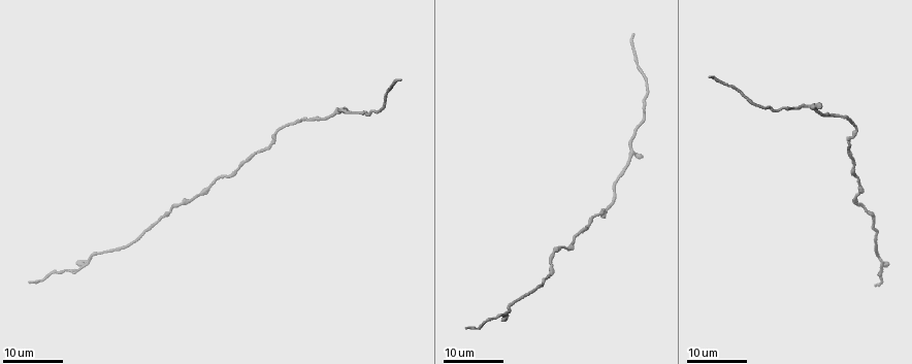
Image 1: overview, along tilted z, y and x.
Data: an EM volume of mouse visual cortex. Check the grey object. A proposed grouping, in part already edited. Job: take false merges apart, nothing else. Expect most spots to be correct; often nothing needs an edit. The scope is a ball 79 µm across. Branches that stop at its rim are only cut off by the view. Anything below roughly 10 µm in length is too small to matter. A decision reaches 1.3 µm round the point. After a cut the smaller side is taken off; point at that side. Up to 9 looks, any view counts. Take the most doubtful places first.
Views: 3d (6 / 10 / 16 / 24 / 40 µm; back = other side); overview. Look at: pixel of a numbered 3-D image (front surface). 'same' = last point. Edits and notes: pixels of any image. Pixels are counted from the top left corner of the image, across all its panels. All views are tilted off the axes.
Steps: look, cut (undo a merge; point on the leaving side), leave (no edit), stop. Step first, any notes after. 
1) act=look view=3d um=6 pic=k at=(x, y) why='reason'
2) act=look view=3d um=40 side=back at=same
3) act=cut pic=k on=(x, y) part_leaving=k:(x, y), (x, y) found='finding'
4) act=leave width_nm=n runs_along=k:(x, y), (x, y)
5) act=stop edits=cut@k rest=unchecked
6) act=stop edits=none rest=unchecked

act=look view=3d um=24 pic=1 at=(628, 150) why='calibre changes'

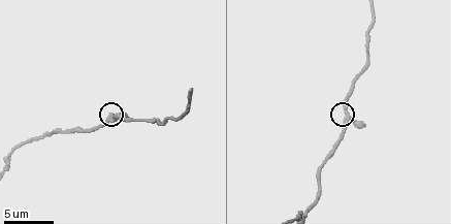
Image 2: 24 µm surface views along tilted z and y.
act=look view=3d um=10 pic=2 at=(347, 112)

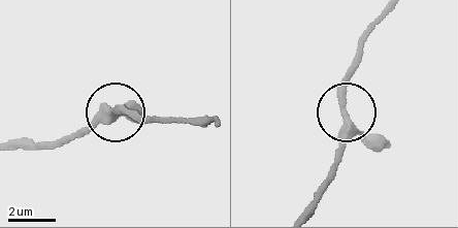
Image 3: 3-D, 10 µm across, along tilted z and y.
act=leave arms=3 runs_along=3:(307, 205), (329, 170), (344, 130), (346, 77), (353, 56) found='all the same neuron'

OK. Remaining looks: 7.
act=look view=3d um=16 pic=1 at=(270, 142) why='thin neck'

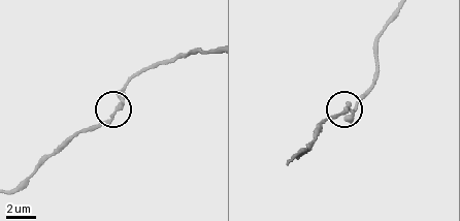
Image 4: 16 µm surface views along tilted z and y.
act=look view=3d um=6 pic=4 at=(347, 108)

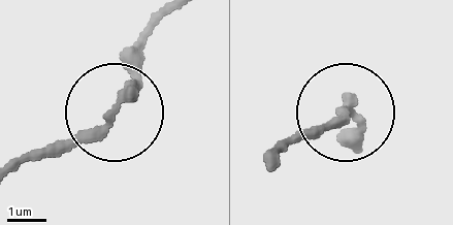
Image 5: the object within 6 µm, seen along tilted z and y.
act=leave width_nm=230 runs_along=5:(20, 167), (59, 154), (104, 118), (142, 44) found='all the same neuron'

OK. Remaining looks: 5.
act=look view=3d um=24 pic=1 at=(570, 247) why='thick turns thin'

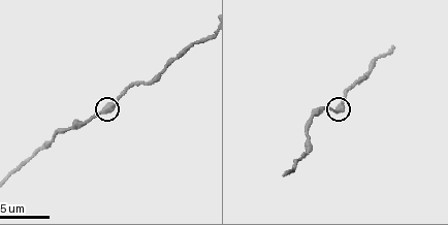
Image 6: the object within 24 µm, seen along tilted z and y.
act=look view=3d um=6 pic=6 at=(107, 108) why='closer look'

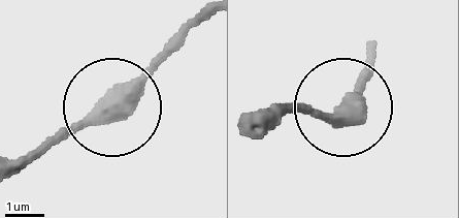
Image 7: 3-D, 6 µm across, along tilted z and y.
act=leave found='continuous, no second neuron'

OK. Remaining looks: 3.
act=look view=3d um=6 pic=6 at=(144, 84) why='thick turns thin'

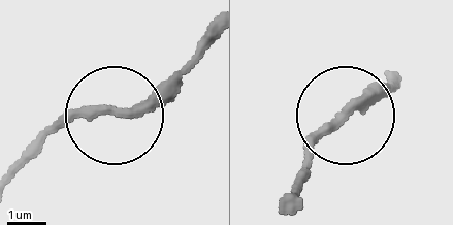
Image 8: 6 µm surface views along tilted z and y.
act=leave width_nm=250 runs_along=8:(391, 79), (325, 135), (298, 180) found='one neuron here'

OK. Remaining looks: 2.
act=stop edits=none rest=unchecked

